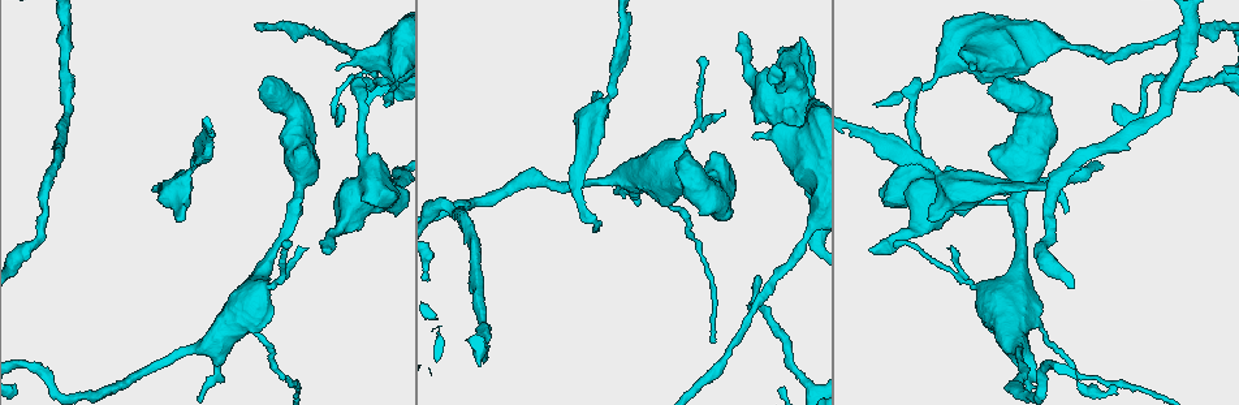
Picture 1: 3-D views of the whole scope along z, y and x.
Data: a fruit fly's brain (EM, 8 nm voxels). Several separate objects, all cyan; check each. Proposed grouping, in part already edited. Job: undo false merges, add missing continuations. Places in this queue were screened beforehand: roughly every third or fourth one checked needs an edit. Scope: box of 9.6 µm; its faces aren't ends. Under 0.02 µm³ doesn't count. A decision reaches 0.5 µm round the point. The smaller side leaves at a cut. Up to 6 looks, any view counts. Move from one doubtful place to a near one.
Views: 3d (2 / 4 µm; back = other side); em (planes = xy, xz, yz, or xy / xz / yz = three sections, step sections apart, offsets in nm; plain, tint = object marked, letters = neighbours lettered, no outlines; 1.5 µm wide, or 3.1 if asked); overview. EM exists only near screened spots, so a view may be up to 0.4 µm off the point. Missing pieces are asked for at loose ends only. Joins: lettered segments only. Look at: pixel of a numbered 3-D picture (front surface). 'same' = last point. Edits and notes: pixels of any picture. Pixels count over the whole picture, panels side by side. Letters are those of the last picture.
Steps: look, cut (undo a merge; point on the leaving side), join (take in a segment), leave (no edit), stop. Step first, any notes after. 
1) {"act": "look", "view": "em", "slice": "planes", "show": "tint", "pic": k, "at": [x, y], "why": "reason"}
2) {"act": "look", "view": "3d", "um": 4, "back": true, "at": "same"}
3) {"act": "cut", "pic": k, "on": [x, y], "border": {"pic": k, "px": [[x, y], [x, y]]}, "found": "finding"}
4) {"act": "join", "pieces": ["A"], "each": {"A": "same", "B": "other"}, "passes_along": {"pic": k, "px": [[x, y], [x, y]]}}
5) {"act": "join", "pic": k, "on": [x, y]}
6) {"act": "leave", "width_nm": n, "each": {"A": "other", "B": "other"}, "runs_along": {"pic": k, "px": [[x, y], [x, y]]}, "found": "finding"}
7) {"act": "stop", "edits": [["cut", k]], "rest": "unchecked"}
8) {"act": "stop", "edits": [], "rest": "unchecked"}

{"act": "look", "view": "3d", "um": 2, "pic": 1, "at": [594, 93], "why": "free end"}

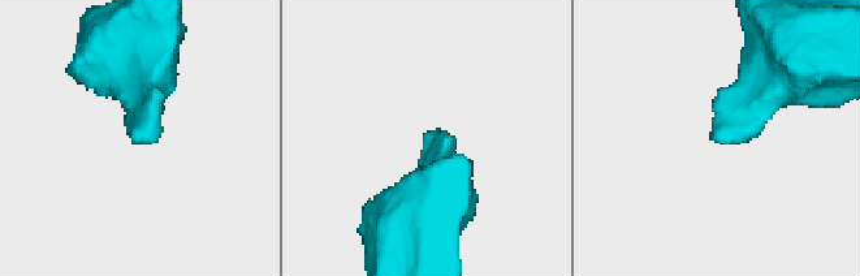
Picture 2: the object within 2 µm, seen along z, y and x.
{"act": "look", "view": "em", "slice": "yz", "step": 8, "show": "letters", "pic": 2, "at": [428, 132], "why": "need the tissue"}

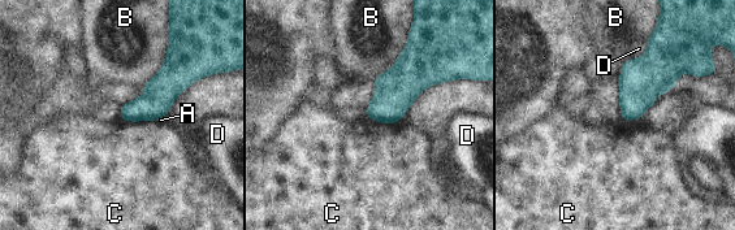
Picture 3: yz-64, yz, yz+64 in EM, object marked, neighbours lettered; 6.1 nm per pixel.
{"act": "leave", "width_nm": 160, "each": {"A": "other", "B": "other", "C": "other", "D": "other"}, "border": {"pic": 3, "px": [[120, 118], [156, 121]]}, "found": "none of them fits"}

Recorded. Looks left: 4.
{"act": "look", "view": "3d", "um": 2, "pic": 1, "at": [207, 135], "why": "thick turns thin"}

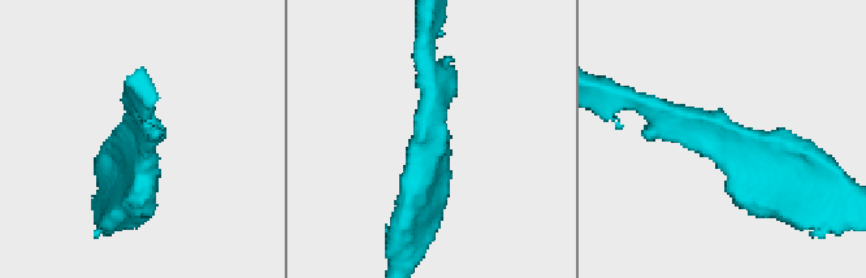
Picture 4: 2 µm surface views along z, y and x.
{"act": "look", "view": "em", "slice": "planes", "show": "letters", "pic": 4, "at": [147, 138]}

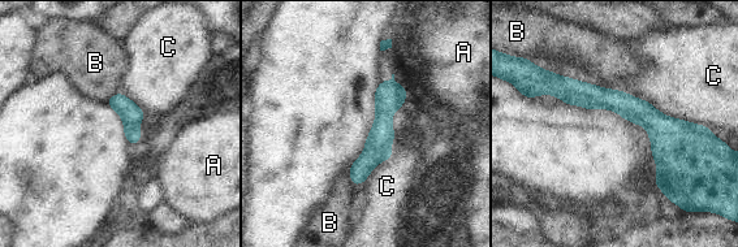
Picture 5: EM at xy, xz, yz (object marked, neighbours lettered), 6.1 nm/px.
{"act": "leave", "each": {"A": "other", "B": "other", "C": "other"}, "found": "one cell here"}

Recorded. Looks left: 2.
{"act": "look", "view": "em", "slice": "xz", "step": 8, "show": "letters", "pic": 1, "at": [802, 39], "why": "branch stops here"}

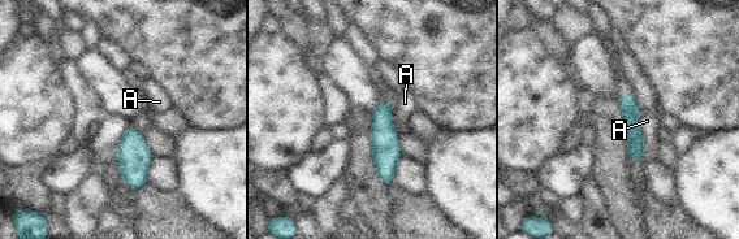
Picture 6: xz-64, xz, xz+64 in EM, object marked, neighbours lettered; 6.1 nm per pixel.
{"act": "look", "view": "em", "slice": "planes", "show": "letters", "at": "same", "why": "another direction"}

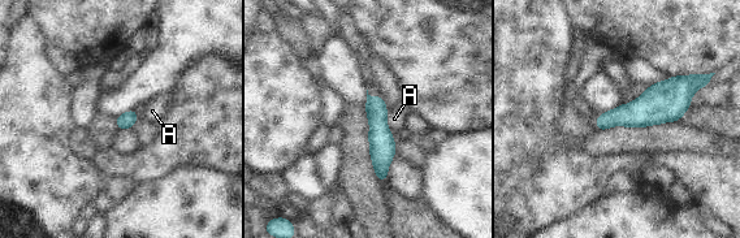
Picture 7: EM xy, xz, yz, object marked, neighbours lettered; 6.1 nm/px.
{"act": "leave", "width_nm": 100, "each": {"A": "other"}, "border": {"pic": 7, "px": [[386, 109], [386, 125], [394, 141]]}, "found": "none of them fits"}

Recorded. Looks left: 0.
{"act": "stop", "edits": [], "rest": "unchecked"}

